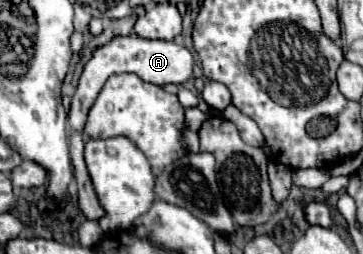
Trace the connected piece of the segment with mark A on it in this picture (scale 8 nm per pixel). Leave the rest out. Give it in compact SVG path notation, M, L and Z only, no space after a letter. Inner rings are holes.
M127 35L127 37L115 37L113 41L109 41L107 45L99 47L91 61L85 65L83 75L79 79L79 87L71 99L71 109L69 109L69 151L71 151L71 163L75 167L75 179L79 185L79 207L83 211L83 215L87 219L101 219L101 215L105 215L105 211L101 211L99 199L95 195L95 189L91 185L87 167L85 167L85 159L83 159L83 127L87 121L87 113L91 109L91 105L95 103L101 87L105 85L105 81L115 75L115 73L135 73L139 75L143 81L153 83L153 85L167 85L167 83L175 83L181 85L185 83L191 75L193 75L193 55L189 53L187 47L173 43L173 41L151 41L151 39L143 39L137 35Z

